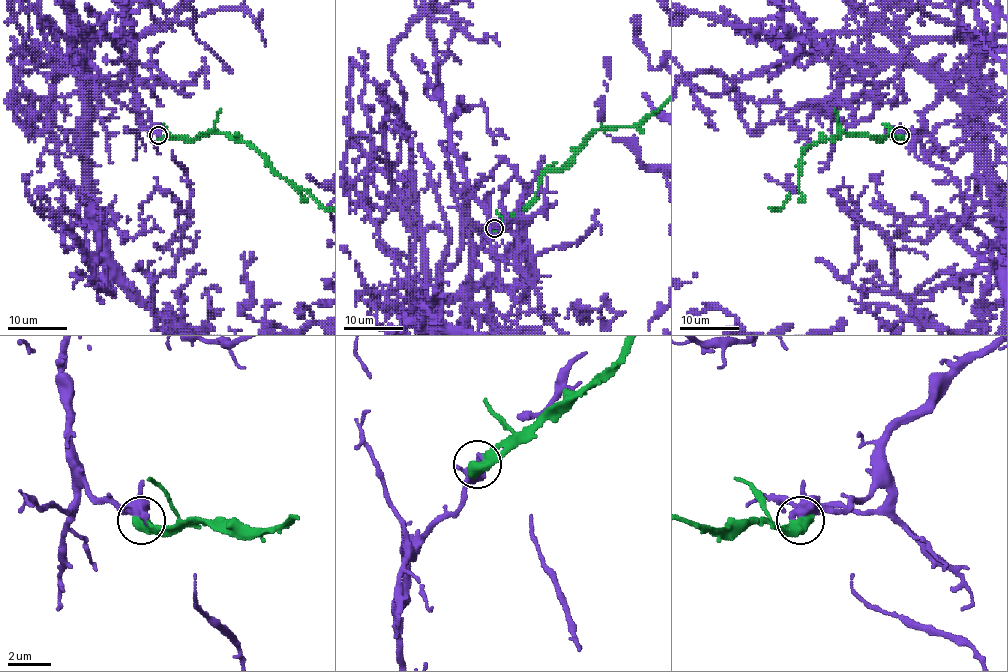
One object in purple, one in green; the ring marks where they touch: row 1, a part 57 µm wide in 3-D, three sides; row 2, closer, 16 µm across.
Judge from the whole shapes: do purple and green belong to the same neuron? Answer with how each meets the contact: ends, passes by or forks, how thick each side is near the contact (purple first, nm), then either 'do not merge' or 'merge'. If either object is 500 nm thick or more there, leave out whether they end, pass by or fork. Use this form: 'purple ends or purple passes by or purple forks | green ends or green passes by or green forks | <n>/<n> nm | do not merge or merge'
360/650 nm | do not merge

